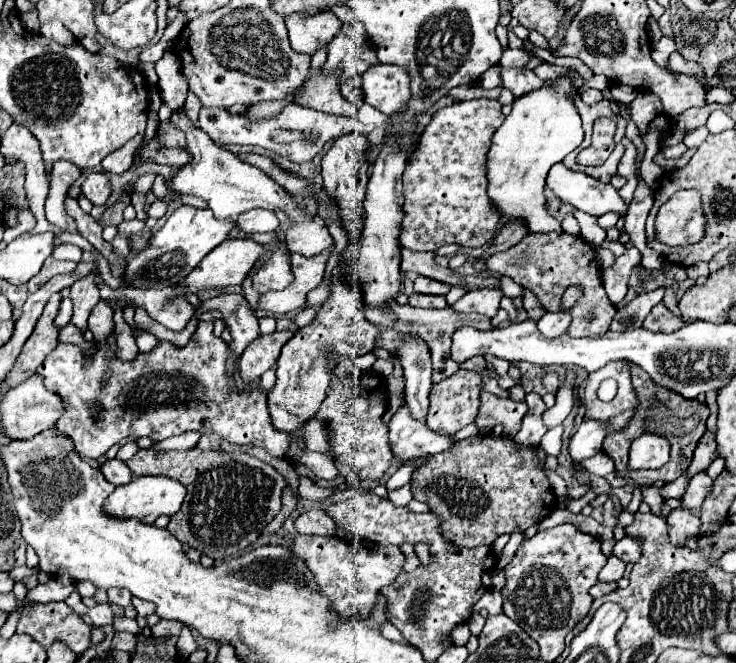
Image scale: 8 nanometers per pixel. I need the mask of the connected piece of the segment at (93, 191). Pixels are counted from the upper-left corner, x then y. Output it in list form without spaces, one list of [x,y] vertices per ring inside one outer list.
[[[91,172],[85,178],[81,190],[83,190],[83,196],[89,198],[95,206],[101,206],[107,202],[107,198],[111,194],[111,184],[103,172]]]

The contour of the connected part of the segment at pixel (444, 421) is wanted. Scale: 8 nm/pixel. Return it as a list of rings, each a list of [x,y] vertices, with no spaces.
[[[457,370],[453,376],[433,384],[429,428],[443,434],[455,434],[457,430],[475,422],[481,406],[481,374],[475,370]]]

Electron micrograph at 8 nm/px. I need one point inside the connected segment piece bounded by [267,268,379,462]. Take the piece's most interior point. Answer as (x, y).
(341, 321)

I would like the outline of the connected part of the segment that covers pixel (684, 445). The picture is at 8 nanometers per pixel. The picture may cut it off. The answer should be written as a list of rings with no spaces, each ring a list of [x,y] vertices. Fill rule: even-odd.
[[[629,362],[629,372],[631,372],[631,382],[633,382],[633,388],[637,392],[637,398],[639,398],[639,406],[635,408],[635,414],[633,418],[627,422],[625,428],[621,430],[613,430],[613,432],[607,432],[609,436],[605,438],[603,442],[603,452],[615,462],[615,468],[617,468],[617,474],[625,472],[625,464],[627,464],[627,456],[629,456],[629,448],[631,448],[631,442],[635,438],[639,438],[641,434],[645,432],[653,432],[653,434],[661,434],[665,438],[669,438],[671,444],[679,444],[679,446],[673,446],[675,448],[675,474],[671,474],[669,478],[657,478],[661,482],[673,482],[675,478],[679,478],[679,474],[683,470],[687,470],[687,466],[691,464],[691,458],[693,458],[693,450],[699,442],[699,438],[705,434],[705,422],[709,418],[709,406],[707,404],[701,404],[699,400],[685,400],[681,394],[673,392],[671,388],[661,388],[657,386],[649,374],[645,374],[637,364]]]

